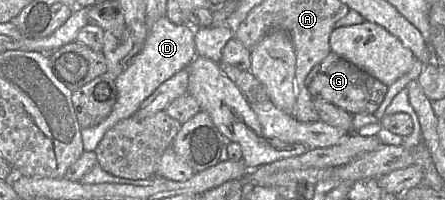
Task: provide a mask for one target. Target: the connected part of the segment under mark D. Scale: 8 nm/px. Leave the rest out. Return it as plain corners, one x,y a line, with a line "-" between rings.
167,16
160,17
148,32
141,52
131,65
115,78
117,101
109,114
100,124
82,128
81,135
85,151
93,152
105,133
119,121
132,117
141,104
166,80
188,65
197,56
194,28
189,25
176,25

